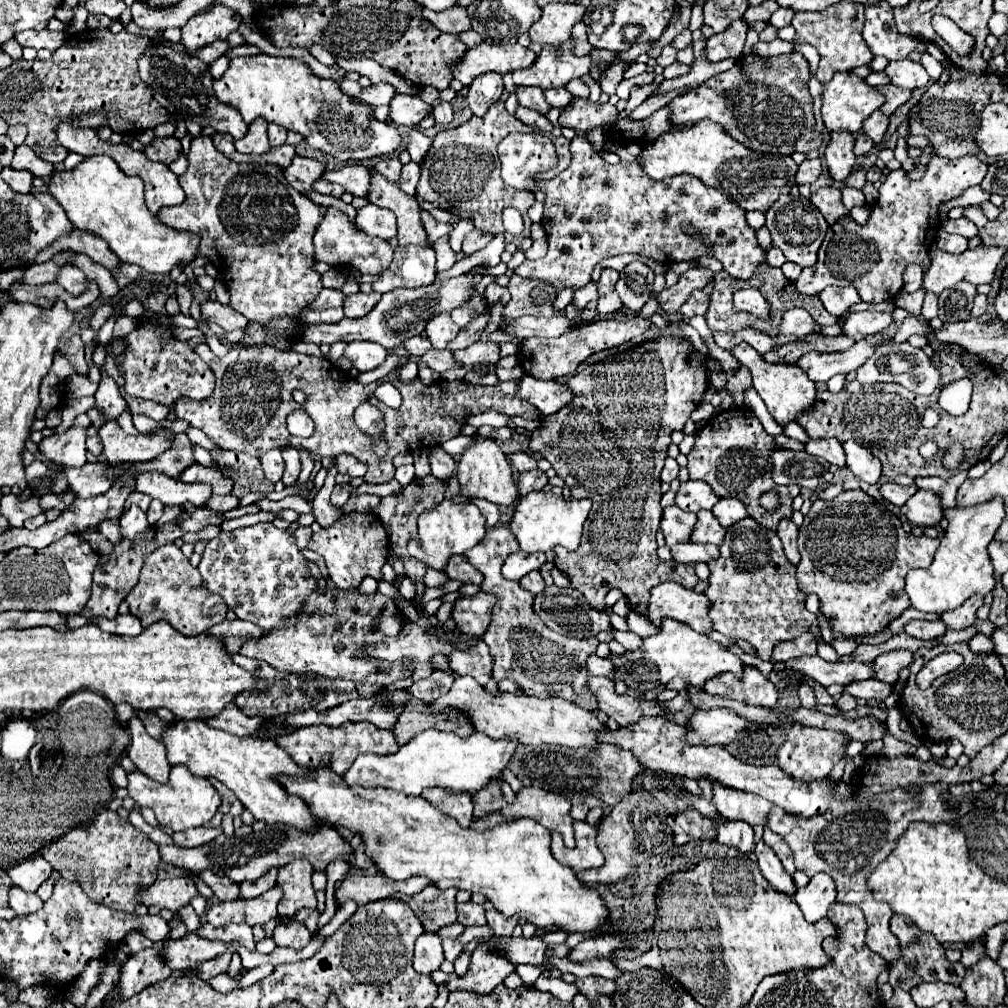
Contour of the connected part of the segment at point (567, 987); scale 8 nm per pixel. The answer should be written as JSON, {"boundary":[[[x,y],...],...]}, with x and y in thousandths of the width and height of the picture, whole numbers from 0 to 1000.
{"boundary":[[[537,968],[537,970],[531,974],[531,978],[533,978],[535,982],[547,984],[547,986],[551,986],[553,990],[563,992],[563,994],[566,994],[568,988],[572,986],[572,978],[561,974],[559,970],[539,970],[539,968]]]}

